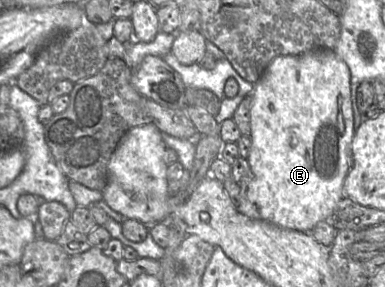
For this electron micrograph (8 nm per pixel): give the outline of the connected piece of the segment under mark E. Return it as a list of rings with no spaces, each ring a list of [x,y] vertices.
[[[329,49],[281,55],[265,68],[252,97],[249,171],[240,182],[237,210],[251,219],[309,232],[318,222],[325,221],[343,198],[343,182],[351,168],[355,129],[349,68],[334,50]]]

